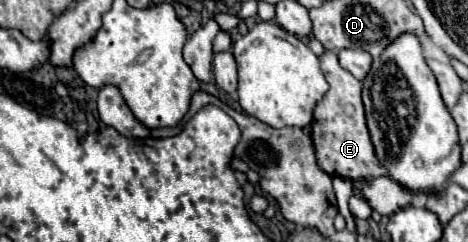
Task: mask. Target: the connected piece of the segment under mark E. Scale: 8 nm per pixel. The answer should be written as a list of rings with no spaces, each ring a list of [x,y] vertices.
[[[325,51],[319,61],[329,83],[329,91],[317,103],[311,121],[311,139],[319,167],[329,175],[339,175],[345,179],[383,175],[383,167],[379,167],[379,161],[375,159],[375,151],[371,147],[371,137],[367,135],[365,111],[361,103],[361,81],[357,81],[339,65],[335,51]]]

